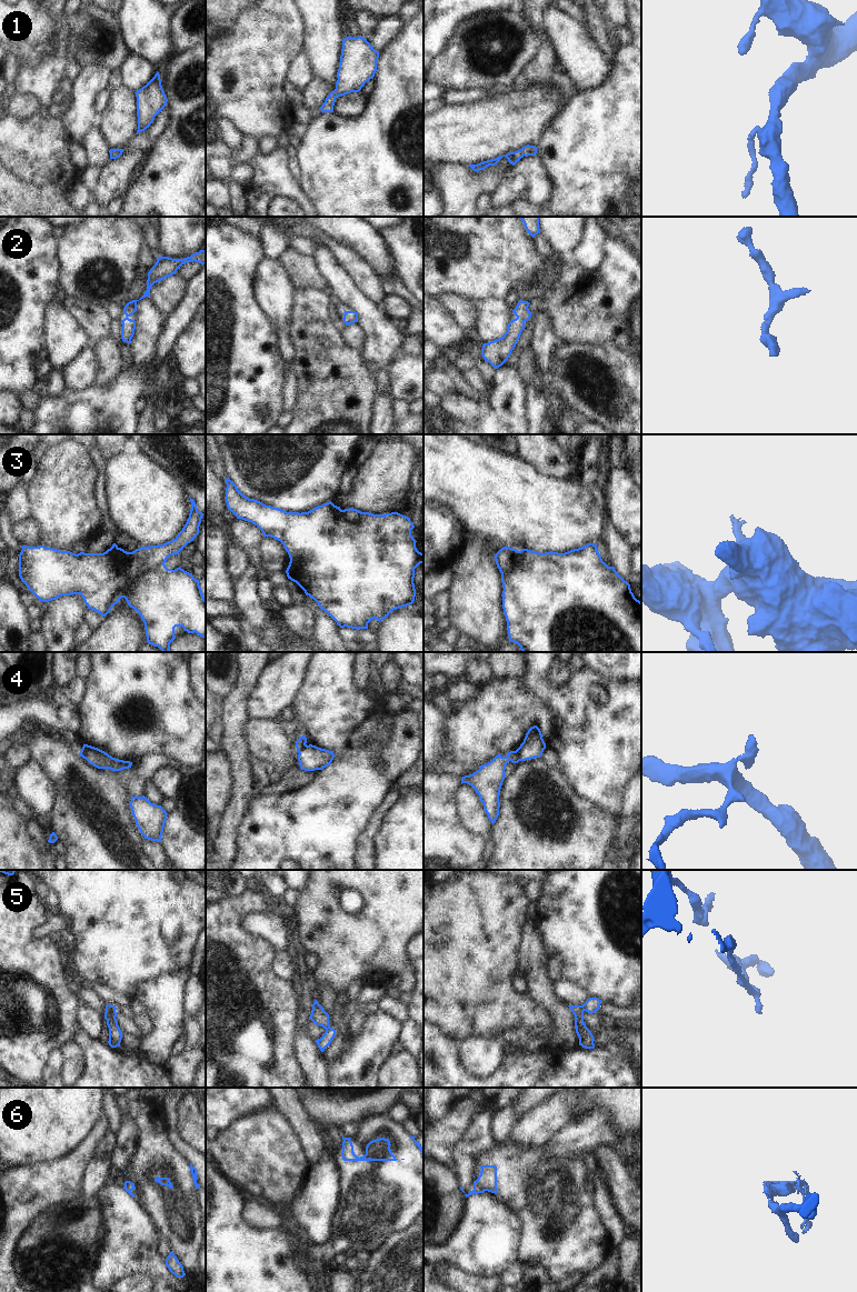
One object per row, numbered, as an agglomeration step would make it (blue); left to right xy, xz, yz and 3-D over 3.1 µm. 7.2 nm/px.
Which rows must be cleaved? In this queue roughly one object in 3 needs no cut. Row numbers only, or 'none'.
3, 4, 5, 6

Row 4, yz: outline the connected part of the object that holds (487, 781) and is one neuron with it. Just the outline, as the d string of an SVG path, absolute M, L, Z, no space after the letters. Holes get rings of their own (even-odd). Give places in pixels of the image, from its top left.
M517 750L508 752L506 757L498 754L487 764L480 765L472 774L461 778L461 784L467 783L471 785L479 795L488 819L492 824L499 815L499 793L506 778L506 765L509 761L512 763L520 761Z

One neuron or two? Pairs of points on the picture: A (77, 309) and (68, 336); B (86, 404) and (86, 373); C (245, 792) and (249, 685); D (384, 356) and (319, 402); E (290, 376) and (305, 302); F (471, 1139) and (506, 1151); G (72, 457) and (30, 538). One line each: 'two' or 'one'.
A: two
B: two
C: one
D: two
E: two
F: two
G: two

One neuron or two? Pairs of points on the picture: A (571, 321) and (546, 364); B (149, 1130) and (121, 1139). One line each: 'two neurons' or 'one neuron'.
A: two neurons
B: two neurons

